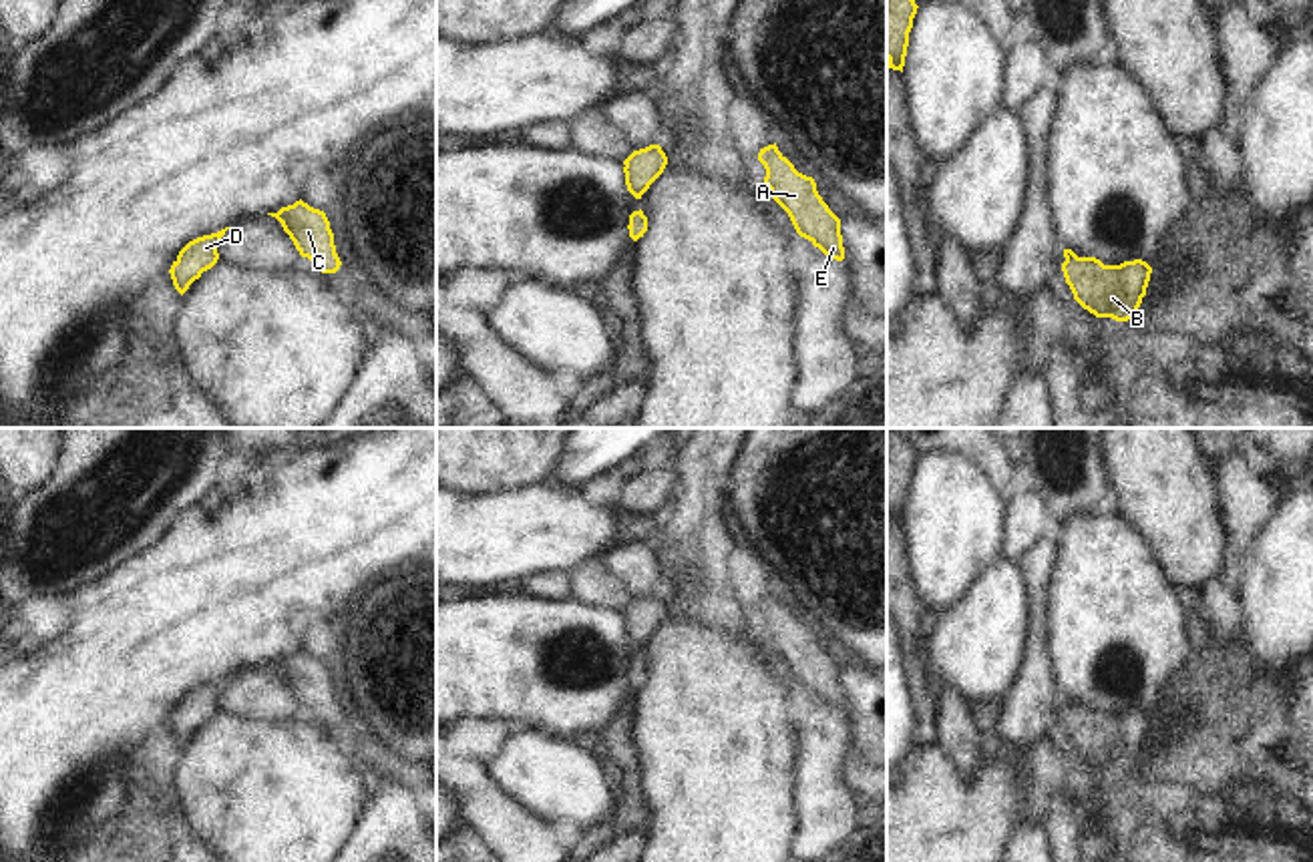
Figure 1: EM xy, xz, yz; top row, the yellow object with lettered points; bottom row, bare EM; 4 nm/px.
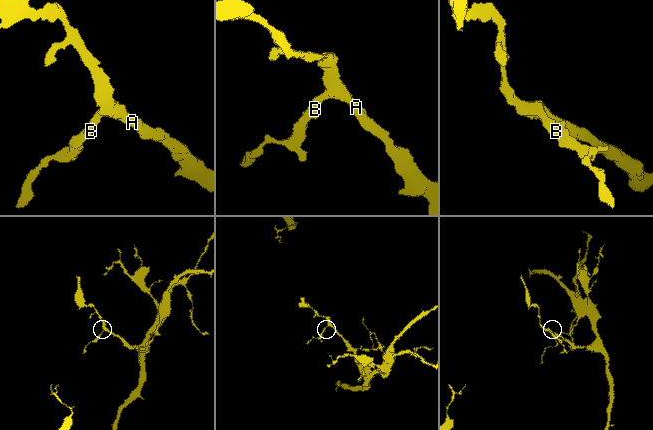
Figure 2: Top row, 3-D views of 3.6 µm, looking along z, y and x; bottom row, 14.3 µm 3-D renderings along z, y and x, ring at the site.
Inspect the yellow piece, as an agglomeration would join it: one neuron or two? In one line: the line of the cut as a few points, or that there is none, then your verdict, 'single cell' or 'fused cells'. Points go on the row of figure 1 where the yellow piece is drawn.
no cut; single cell

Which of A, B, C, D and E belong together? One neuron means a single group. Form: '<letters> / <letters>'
A B C D E

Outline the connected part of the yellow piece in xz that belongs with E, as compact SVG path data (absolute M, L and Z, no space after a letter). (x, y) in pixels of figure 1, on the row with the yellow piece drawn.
M776 143L760 149L758 161L766 169L764 185L770 189L772 199L788 213L796 233L826 257L842 261L840 219L818 195L814 179L798 173L778 151Z

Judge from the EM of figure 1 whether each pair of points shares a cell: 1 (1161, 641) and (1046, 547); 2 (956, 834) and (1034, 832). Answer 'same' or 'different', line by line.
1: different
2: different

